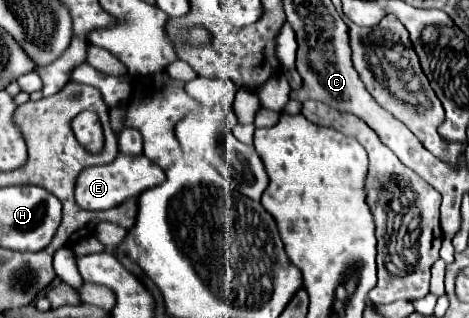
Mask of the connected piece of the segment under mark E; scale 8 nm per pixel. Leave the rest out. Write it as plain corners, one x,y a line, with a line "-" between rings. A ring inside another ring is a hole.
119,153
115,161
101,165
101,167
87,167
79,177
77,177
77,187
75,187
75,199
79,207
89,209
89,211
99,211
99,209
111,209
121,205
129,197
139,197
145,189
151,189
165,181
165,173
161,167
153,165
145,155
133,157

